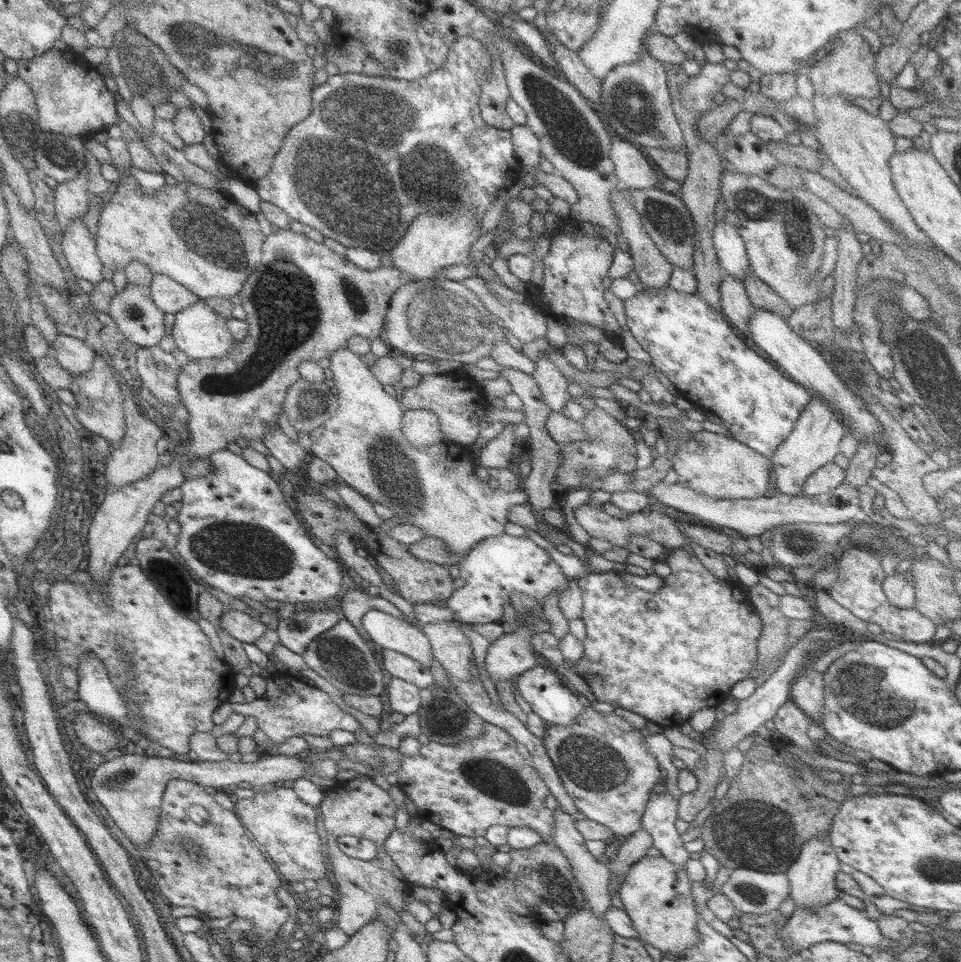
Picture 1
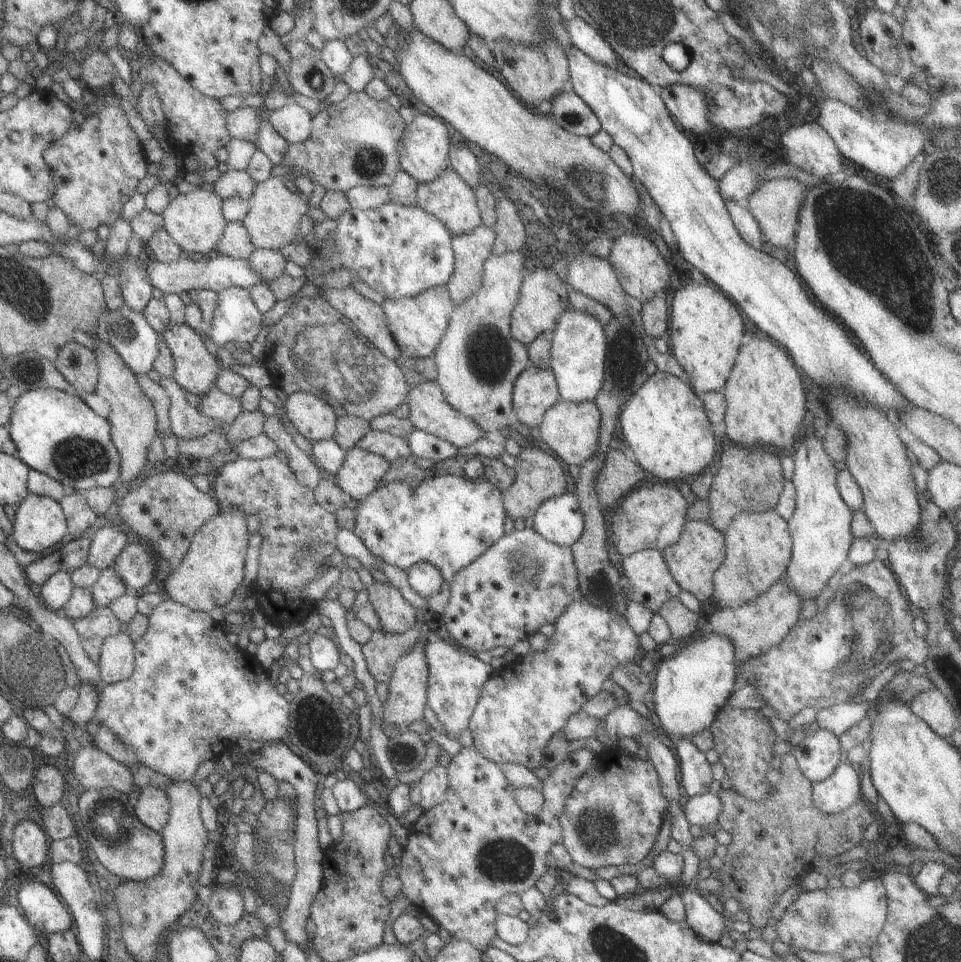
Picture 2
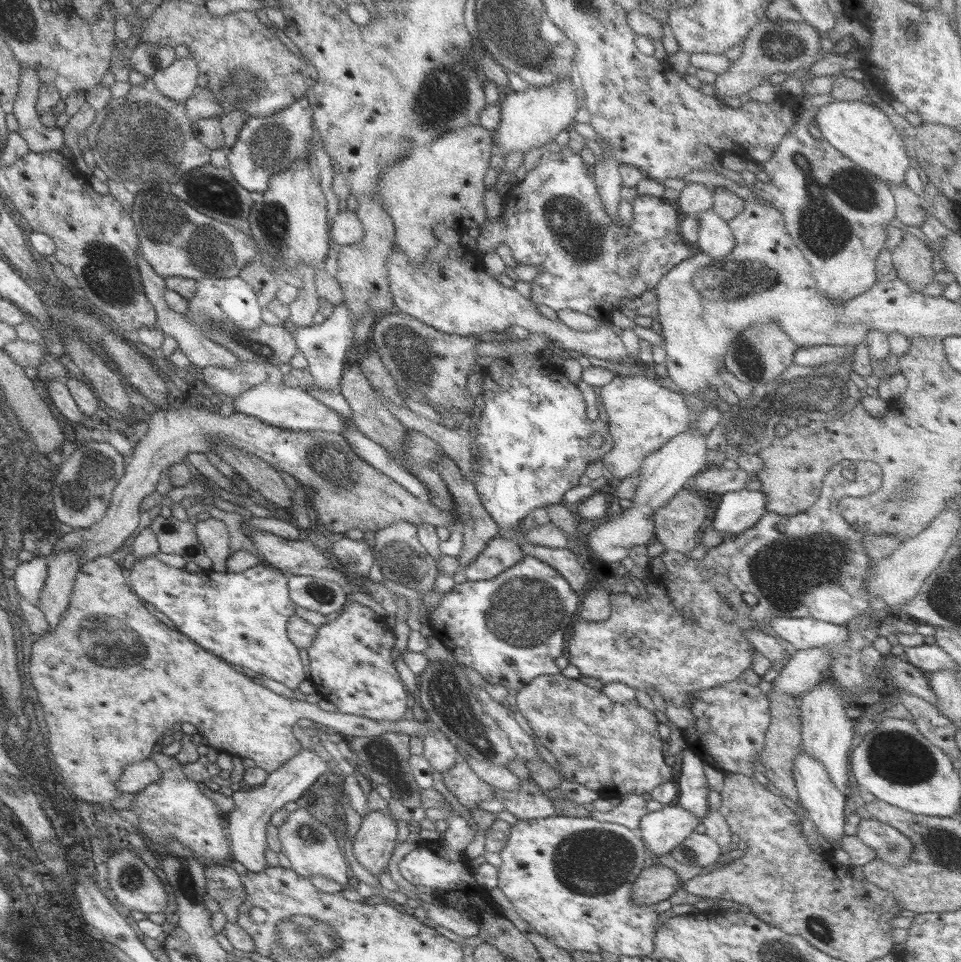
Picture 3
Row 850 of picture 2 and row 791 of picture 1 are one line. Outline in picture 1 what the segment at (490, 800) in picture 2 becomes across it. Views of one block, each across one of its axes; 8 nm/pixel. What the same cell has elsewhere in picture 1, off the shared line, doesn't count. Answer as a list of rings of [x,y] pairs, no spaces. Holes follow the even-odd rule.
[[[487,723],[482,737],[460,742],[457,746],[428,742],[420,748],[416,756],[402,756],[402,766],[396,770],[400,790],[403,790],[410,802],[416,807],[418,819],[440,825],[458,837],[474,840],[484,837],[488,828],[525,827],[540,835],[544,843],[553,844],[552,829],[554,818],[552,810],[546,807],[544,799],[548,796],[548,787],[540,778],[538,771],[532,768],[516,749],[516,742],[504,730]]]

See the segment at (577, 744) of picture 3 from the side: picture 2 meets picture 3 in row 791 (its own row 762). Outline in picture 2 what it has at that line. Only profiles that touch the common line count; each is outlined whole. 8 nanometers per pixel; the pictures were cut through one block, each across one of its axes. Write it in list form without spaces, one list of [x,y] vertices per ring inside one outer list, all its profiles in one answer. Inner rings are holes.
[[[620,752],[616,764],[600,764],[598,760],[574,782],[572,794],[566,800],[564,814],[560,816],[562,844],[573,862],[596,871],[602,866],[620,866],[642,862],[650,851],[662,828],[664,812],[668,811],[668,800],[662,794],[662,784],[656,768],[649,760],[638,756],[626,756]]]

